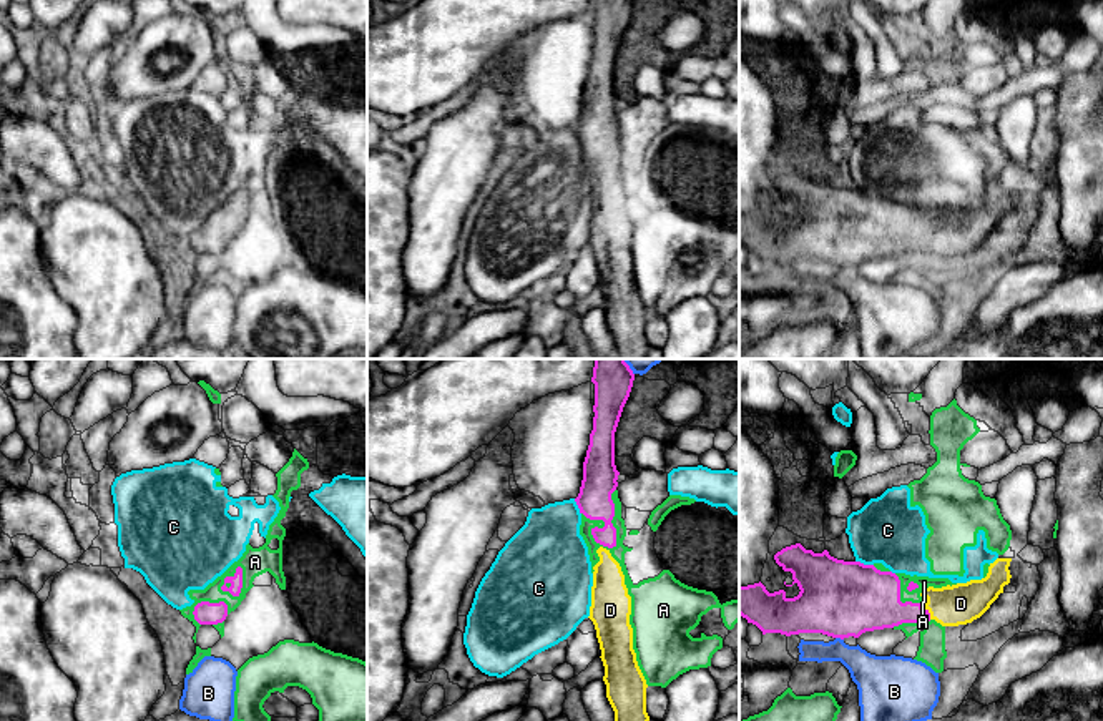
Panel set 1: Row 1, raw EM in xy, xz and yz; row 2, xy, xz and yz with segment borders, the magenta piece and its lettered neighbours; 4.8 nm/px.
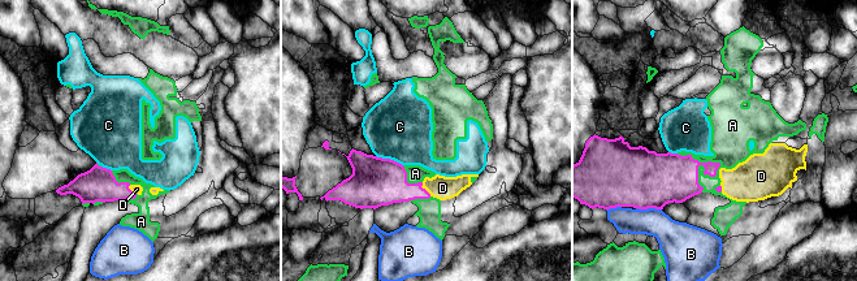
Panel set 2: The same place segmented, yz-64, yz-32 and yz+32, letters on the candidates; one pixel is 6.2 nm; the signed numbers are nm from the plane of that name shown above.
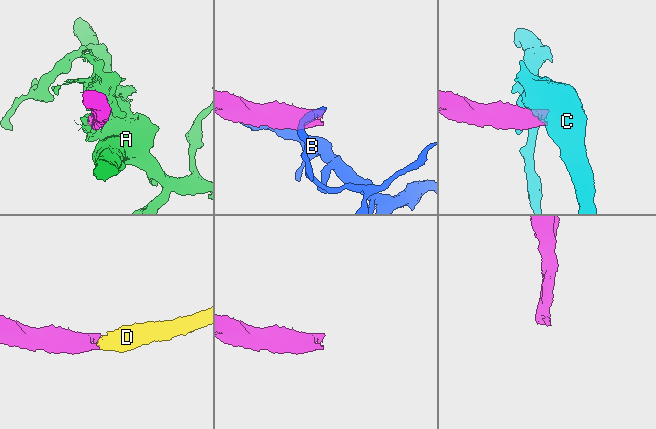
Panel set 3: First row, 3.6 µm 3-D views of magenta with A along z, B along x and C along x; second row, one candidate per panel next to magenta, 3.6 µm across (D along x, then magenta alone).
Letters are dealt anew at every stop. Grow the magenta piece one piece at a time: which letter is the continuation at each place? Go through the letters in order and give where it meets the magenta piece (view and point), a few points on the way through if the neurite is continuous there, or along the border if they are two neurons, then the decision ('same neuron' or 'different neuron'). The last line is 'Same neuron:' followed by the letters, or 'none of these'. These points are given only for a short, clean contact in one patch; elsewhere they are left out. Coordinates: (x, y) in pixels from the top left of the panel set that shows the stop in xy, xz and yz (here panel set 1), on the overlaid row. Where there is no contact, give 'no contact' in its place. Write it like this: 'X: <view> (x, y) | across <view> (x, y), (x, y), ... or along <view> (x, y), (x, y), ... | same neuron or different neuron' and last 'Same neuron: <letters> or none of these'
A: xz (612, 519) | different neuron
B: yz (839, 637) | different neuron
C: yz (862, 564) | along yz (856, 560), (872, 565) | different neuron
D: yz (927, 612) | across yz (877, 605), (887, 612), (927, 612), (942, 605), (960, 603) | same neuron
Same neuron: D

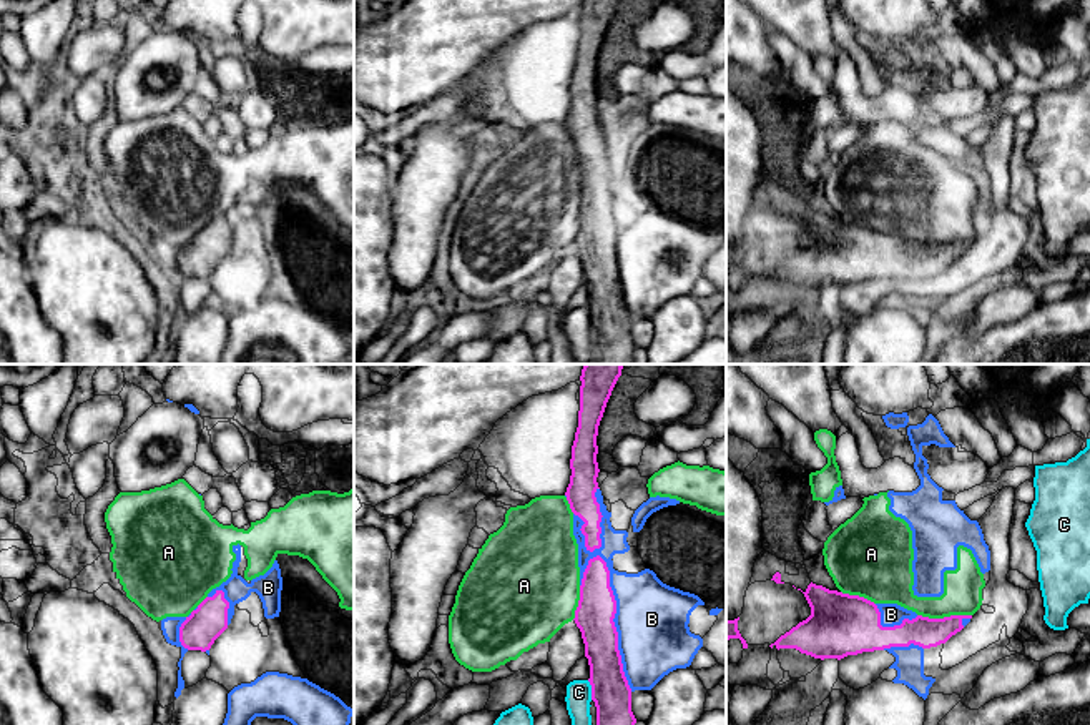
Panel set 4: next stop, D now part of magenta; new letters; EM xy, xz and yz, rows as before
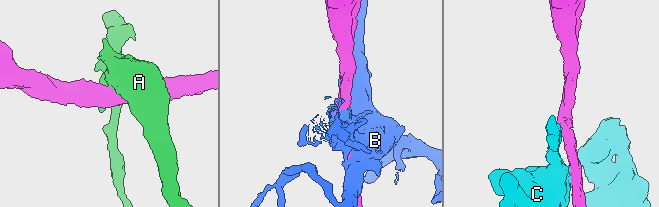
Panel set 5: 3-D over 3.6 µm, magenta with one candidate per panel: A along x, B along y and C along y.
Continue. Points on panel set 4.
A: yz (944, 617) | different neuron
B: xz (613, 622) | different neuron
C: xz (592, 690) | different neuron
Same neuron: none of these

